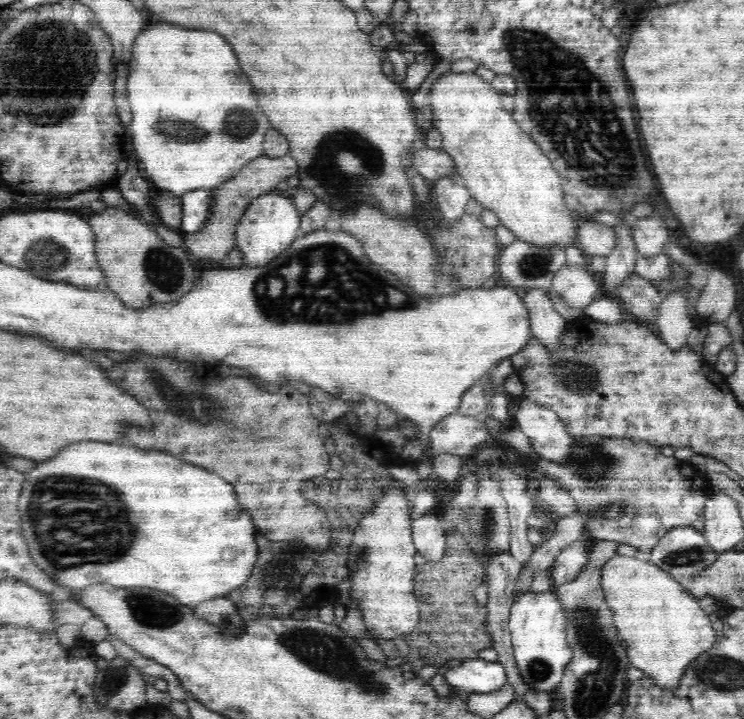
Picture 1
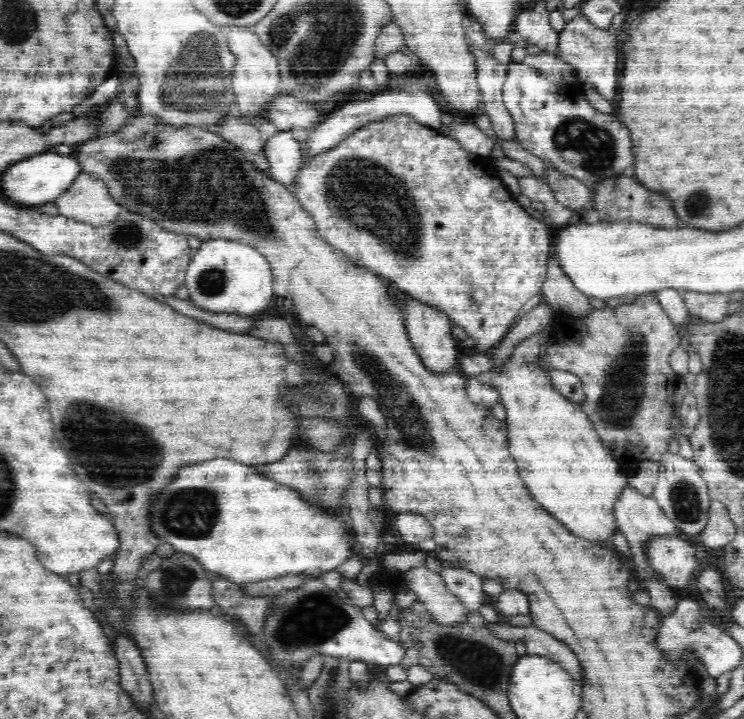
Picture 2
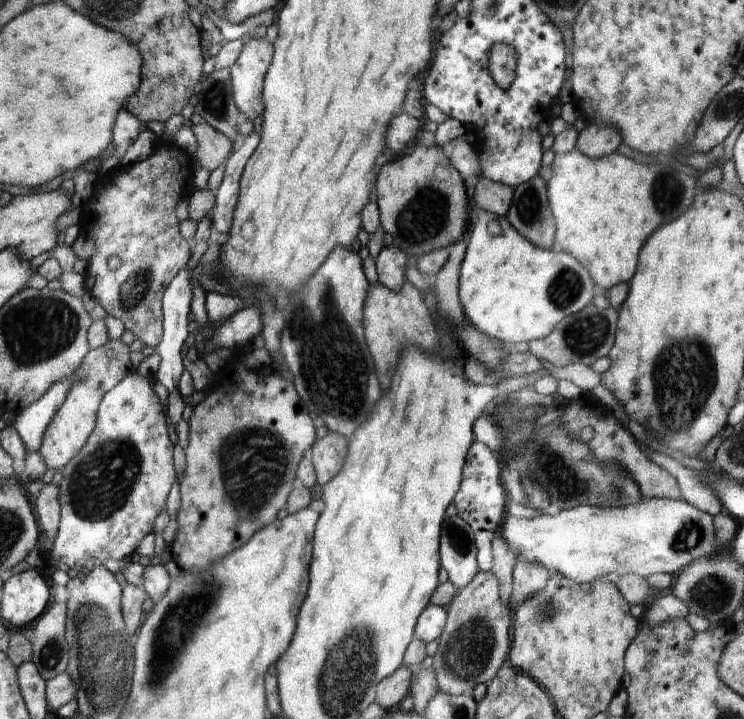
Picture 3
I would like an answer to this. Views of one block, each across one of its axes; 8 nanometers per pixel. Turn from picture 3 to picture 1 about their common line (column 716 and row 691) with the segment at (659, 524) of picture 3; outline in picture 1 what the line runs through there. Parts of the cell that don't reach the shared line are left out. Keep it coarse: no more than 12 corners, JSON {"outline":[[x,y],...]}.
{"outline":[[554,586],[510,608],[526,686],[555,689],[572,660]]}

